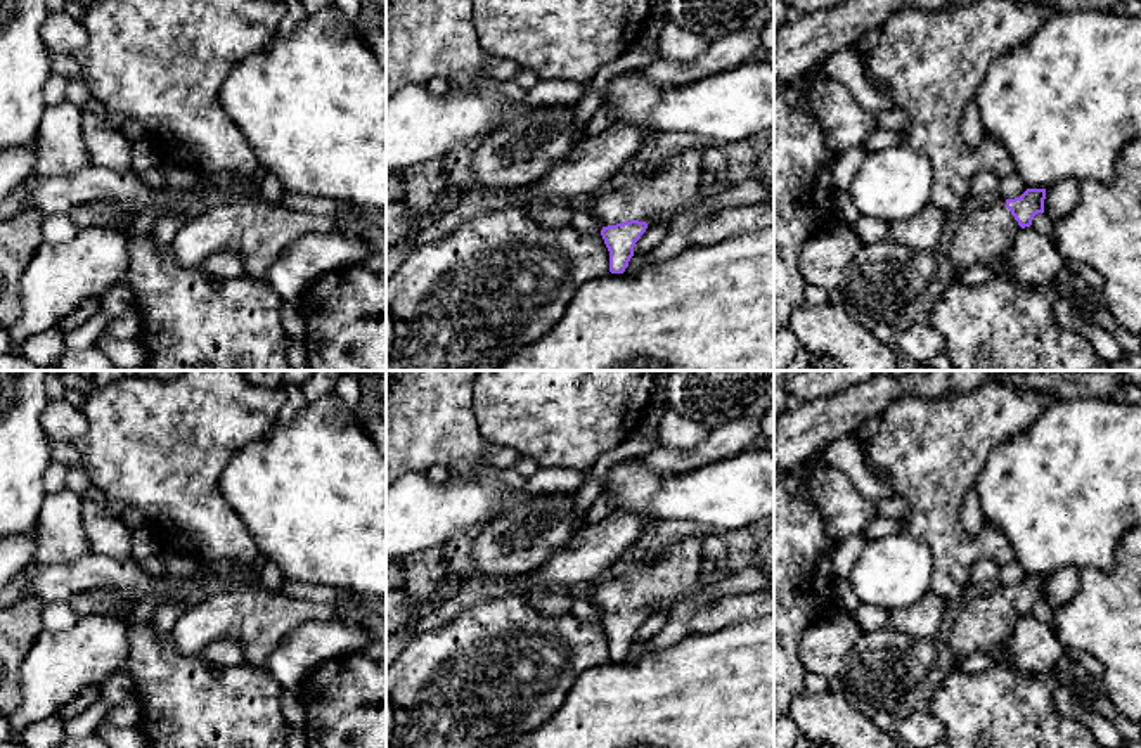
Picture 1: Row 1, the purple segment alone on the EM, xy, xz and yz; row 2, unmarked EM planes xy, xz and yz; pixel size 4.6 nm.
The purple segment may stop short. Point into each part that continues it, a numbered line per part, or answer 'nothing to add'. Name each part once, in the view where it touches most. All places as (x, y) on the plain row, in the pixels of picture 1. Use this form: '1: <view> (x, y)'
1: xz (660, 579)

